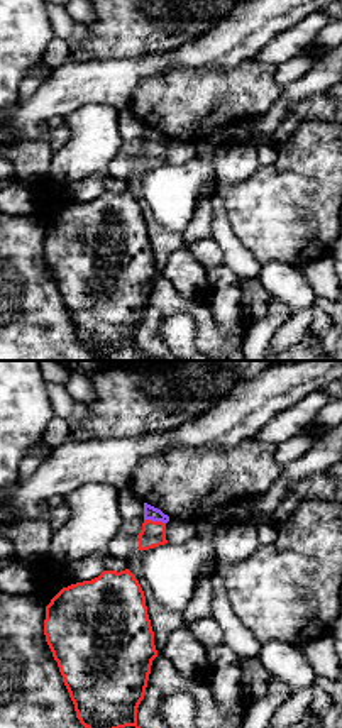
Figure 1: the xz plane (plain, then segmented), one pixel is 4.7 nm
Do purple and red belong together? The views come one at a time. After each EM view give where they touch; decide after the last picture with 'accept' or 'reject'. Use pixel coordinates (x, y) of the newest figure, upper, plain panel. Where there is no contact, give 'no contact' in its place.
meets purple at (154, 141)

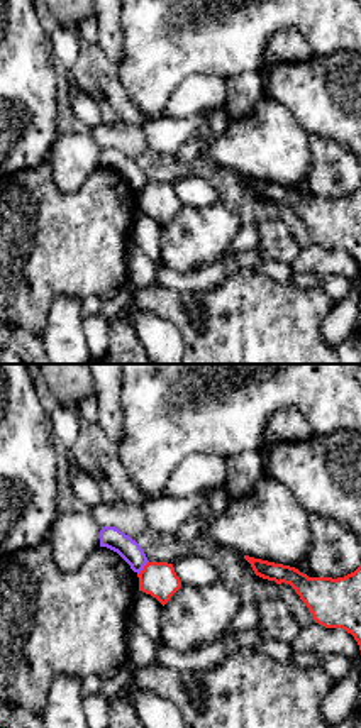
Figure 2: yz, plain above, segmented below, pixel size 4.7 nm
meets purple at (143, 188)

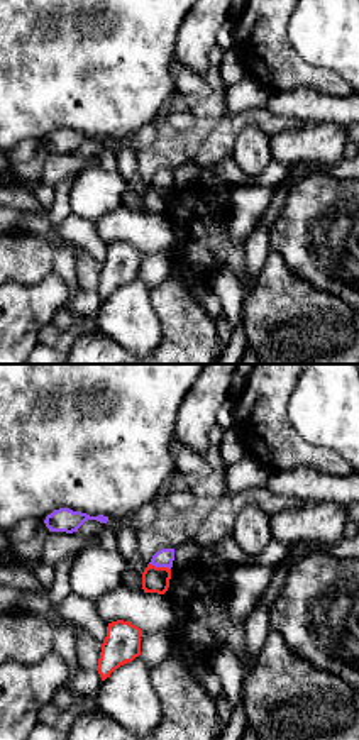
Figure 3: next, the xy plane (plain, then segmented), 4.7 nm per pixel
meets purple at (160, 187)

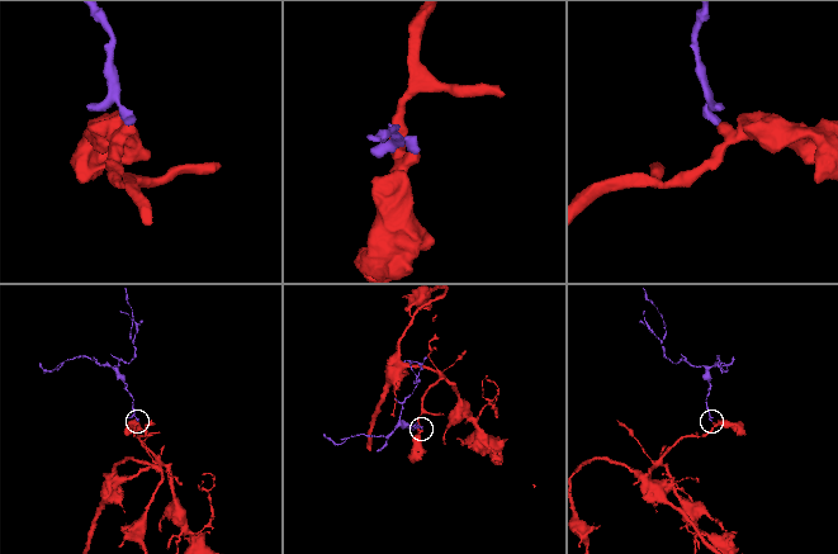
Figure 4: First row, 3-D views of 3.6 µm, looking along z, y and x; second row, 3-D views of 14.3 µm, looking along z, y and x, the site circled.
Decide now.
reject

